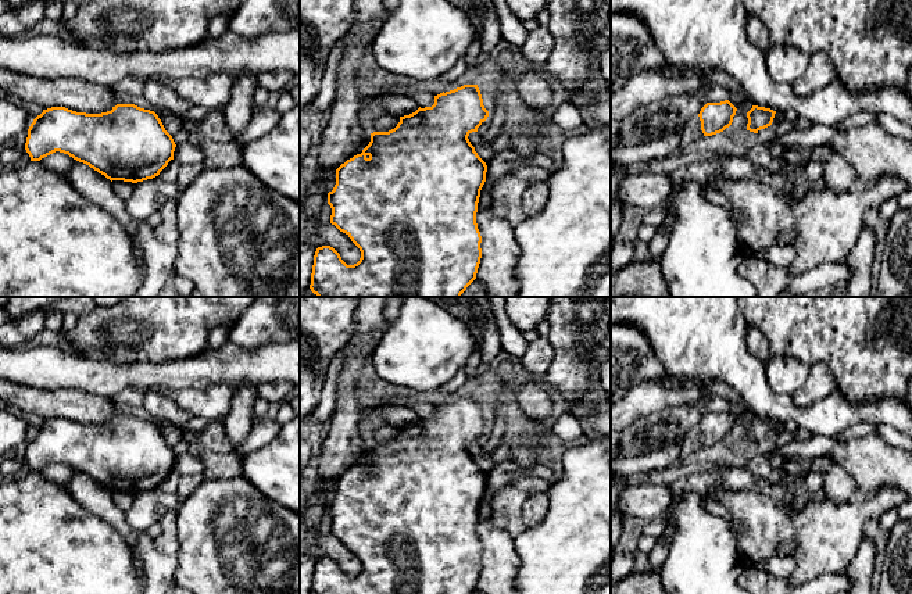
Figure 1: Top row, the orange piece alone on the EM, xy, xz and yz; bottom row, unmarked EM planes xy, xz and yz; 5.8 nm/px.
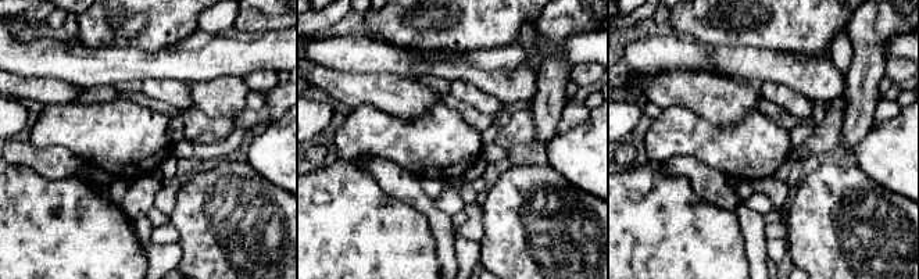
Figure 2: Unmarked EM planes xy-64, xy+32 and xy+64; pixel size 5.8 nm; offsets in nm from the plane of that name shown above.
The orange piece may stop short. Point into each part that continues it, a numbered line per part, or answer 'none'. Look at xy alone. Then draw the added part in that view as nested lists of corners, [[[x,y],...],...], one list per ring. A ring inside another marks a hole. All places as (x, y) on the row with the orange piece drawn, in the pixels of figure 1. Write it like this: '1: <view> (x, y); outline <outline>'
none

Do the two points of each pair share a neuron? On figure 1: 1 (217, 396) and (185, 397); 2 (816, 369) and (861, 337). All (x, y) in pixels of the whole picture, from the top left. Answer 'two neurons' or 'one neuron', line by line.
1: one neuron
2: two neurons

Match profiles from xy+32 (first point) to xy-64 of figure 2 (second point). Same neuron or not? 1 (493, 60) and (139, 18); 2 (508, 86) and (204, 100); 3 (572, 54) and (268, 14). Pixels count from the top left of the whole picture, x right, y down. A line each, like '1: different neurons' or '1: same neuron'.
1: different neurons
2: same neuron
3: different neurons

